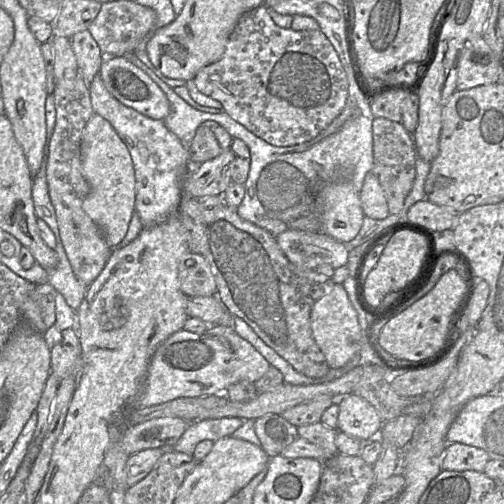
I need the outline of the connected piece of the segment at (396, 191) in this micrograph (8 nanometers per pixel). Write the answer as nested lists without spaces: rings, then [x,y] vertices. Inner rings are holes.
[[[374,118],[372,123],[373,160],[372,172],[378,177],[385,193],[391,215],[398,214],[404,205],[416,177],[417,151],[413,136],[402,123],[386,118]]]

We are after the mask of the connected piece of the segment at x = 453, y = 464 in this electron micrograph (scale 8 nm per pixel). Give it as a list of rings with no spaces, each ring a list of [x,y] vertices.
[[[449,443],[442,460],[442,470],[484,472],[489,460],[489,455],[482,449],[461,443]]]

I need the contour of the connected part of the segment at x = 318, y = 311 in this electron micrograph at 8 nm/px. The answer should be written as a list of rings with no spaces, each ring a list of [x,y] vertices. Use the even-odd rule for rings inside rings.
[[[334,284],[331,292],[313,305],[310,321],[313,338],[329,368],[341,368],[359,353],[362,346],[362,330],[357,311],[342,284]]]

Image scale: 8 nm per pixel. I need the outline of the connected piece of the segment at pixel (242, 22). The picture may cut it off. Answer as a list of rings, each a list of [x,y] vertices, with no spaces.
[[[265,5],[239,18],[221,58],[199,70],[193,81],[200,93],[218,101],[234,121],[276,147],[303,144],[316,138],[340,115],[348,97],[347,74],[327,37],[320,30],[294,31],[278,27]]]

